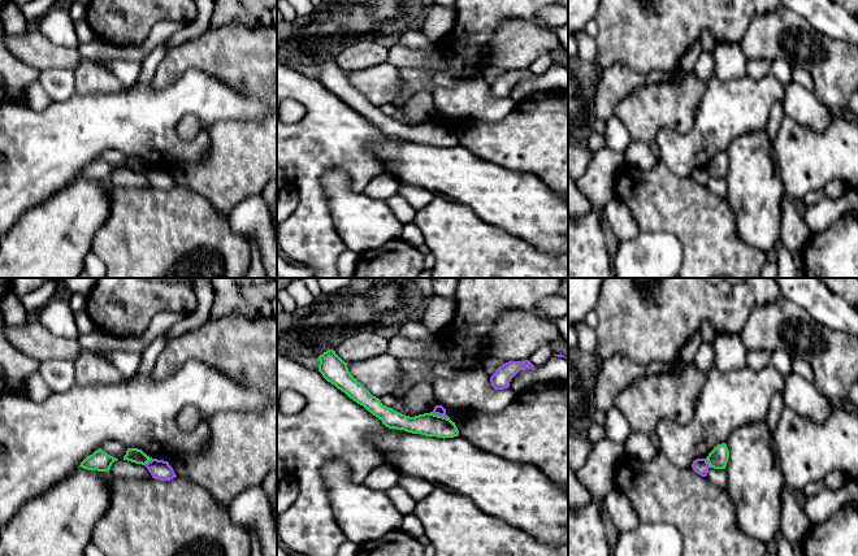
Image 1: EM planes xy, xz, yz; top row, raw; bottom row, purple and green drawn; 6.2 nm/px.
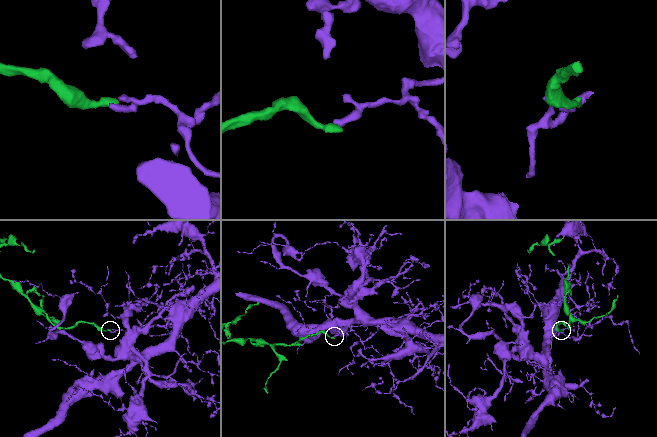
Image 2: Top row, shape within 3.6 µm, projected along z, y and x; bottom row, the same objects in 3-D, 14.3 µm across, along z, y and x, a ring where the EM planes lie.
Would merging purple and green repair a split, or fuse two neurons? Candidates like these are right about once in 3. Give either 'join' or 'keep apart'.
keep apart

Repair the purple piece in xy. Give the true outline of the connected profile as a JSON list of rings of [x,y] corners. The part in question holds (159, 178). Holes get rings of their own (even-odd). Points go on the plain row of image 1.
[[[152,168],[144,175],[155,188],[170,190],[177,186],[169,171],[164,169]]]

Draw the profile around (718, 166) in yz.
[[[725,152],[718,153],[706,166],[710,177],[725,178],[729,168],[729,160]]]

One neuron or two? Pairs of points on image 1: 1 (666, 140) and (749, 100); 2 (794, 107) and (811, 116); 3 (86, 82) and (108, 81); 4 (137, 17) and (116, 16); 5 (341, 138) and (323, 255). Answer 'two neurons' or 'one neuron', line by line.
1: one neuron
2: one neuron
3: one neuron
4: one neuron
5: one neuron

